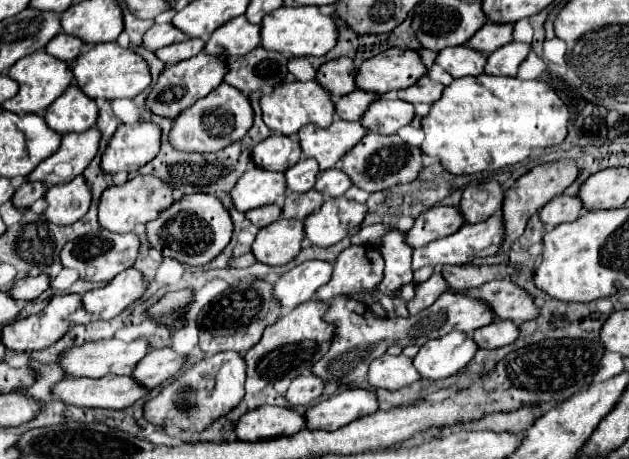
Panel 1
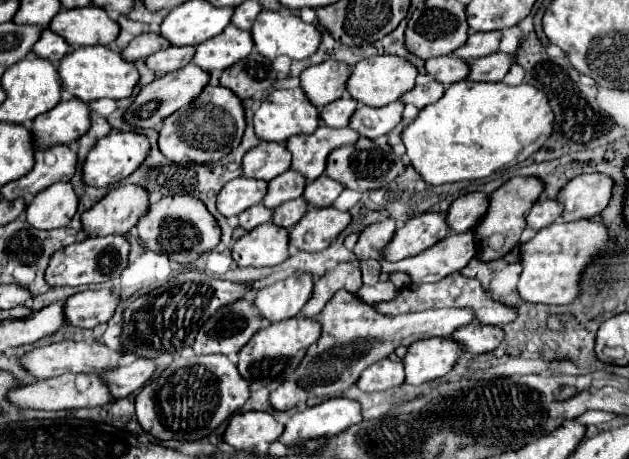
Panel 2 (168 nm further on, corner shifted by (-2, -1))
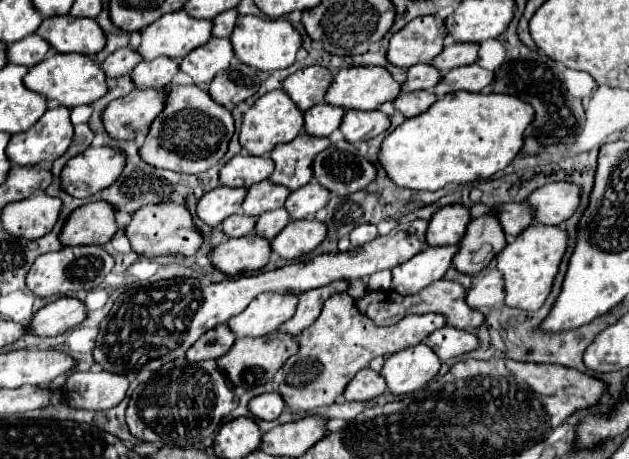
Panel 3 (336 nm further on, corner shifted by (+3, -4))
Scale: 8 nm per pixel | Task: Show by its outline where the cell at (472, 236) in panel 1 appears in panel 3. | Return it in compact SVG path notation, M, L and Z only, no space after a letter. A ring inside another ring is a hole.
M428 247L414 255L410 261L396 265L392 269L392 289L400 295L414 295L430 283L444 277L446 269L452 265L452 257L458 247Z

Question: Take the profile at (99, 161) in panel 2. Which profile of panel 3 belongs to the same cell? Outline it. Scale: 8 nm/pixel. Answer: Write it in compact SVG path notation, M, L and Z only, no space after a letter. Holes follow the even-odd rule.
M88 147L84 153L72 157L66 167L60 173L62 189L72 197L92 197L94 193L110 187L124 167L124 155L120 155L120 149L114 147Z

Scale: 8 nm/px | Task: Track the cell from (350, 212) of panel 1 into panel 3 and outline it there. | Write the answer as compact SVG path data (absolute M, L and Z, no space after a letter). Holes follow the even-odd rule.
M316 219L290 221L272 241L272 251L282 259L300 259L302 255L312 253L326 237L326 225Z

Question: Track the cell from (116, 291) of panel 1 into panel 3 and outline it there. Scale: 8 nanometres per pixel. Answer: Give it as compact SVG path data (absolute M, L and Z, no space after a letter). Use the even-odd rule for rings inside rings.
M60 297L46 307L38 309L30 325L26 327L28 333L38 335L38 337L52 337L52 335L62 335L68 329L80 325L86 319L86 309L84 303L74 299L74 297Z

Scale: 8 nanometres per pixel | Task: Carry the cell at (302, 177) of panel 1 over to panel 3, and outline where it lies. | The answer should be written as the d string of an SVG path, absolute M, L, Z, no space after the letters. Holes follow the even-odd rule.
M260 181L252 187L248 187L248 193L244 197L240 211L244 215L260 217L266 211L284 207L284 201L286 201L288 195L290 195L290 191L286 187L280 187L280 185L274 185L274 183L268 183L268 181Z

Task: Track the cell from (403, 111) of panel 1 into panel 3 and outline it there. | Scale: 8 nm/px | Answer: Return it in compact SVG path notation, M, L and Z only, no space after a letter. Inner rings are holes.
M346 111L340 123L340 131L348 143L368 141L388 127L390 119L382 111Z

